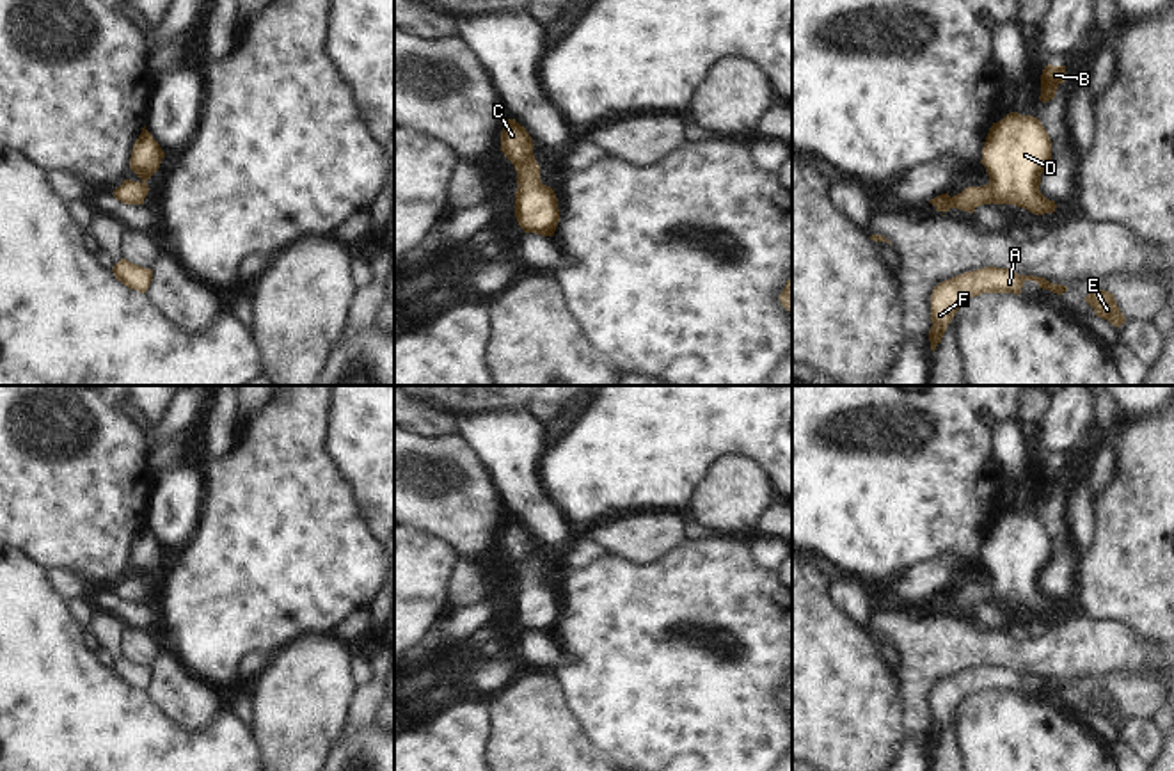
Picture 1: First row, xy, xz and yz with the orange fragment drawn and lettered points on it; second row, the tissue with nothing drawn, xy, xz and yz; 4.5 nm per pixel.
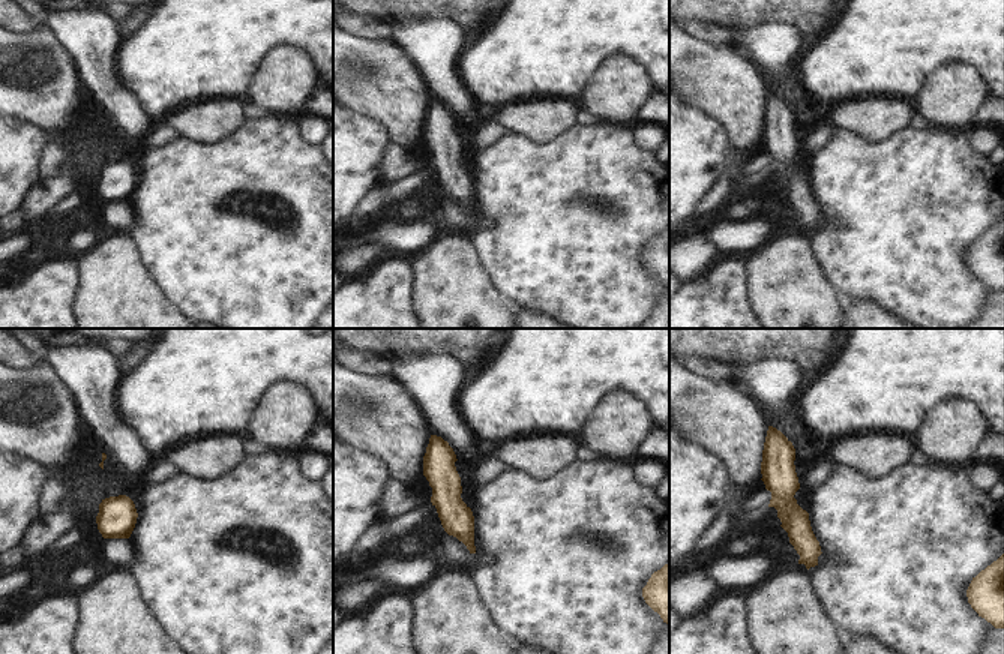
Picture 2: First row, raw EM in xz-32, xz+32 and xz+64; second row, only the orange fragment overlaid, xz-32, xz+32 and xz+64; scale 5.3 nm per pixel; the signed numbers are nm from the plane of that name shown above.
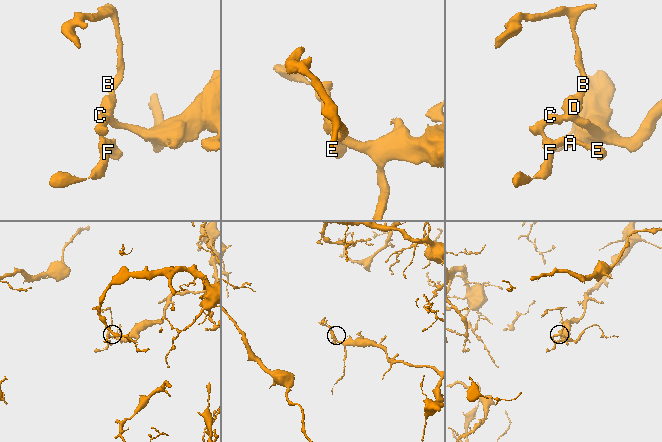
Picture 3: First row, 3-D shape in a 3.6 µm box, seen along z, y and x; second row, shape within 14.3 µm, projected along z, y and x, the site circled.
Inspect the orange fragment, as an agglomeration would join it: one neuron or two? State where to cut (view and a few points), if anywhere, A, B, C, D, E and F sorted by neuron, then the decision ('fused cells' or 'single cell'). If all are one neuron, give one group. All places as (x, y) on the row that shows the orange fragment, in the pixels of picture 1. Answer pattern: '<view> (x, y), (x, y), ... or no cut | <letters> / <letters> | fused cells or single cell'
no cut | A B C D E F | single cell

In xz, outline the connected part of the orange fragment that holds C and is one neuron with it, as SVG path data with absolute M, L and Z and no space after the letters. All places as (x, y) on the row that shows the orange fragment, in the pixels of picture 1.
M508 119L501 131L501 151L517 171L515 217L524 233L552 236L559 210L551 187L540 179L540 165L533 155L533 140L524 126Z

